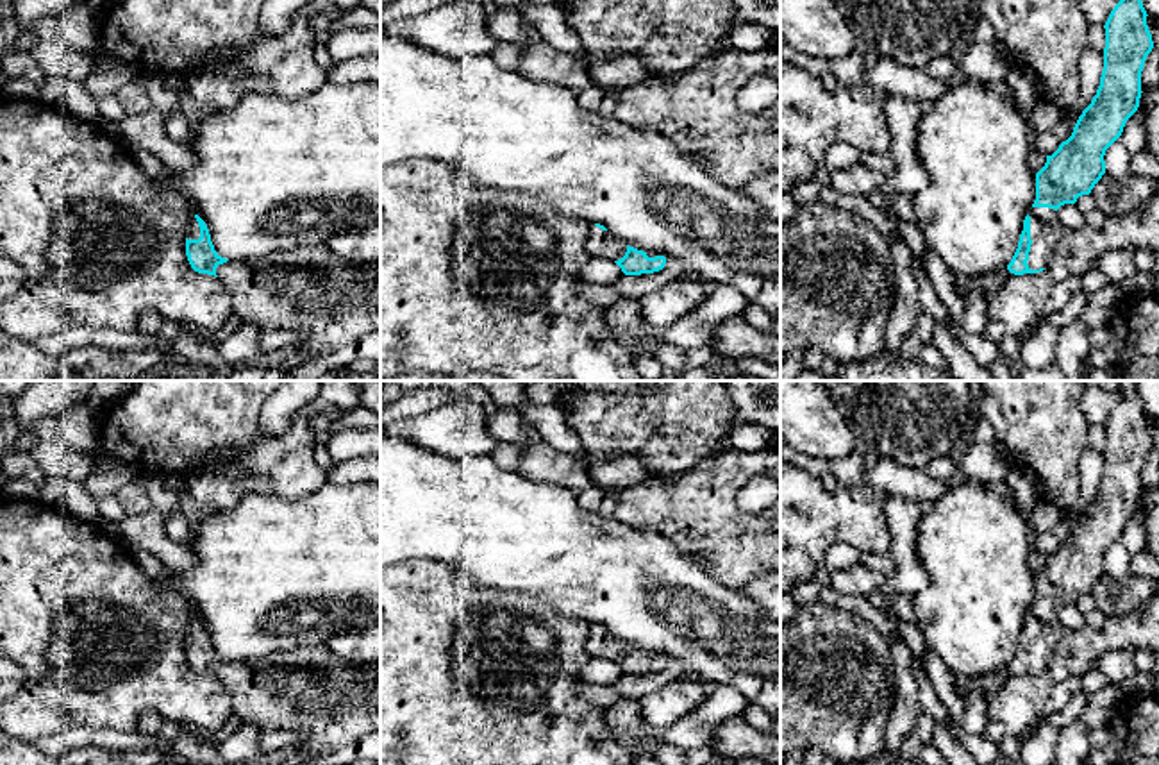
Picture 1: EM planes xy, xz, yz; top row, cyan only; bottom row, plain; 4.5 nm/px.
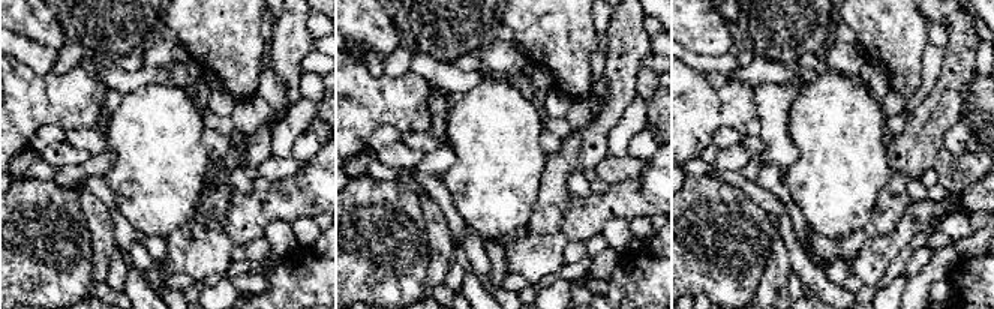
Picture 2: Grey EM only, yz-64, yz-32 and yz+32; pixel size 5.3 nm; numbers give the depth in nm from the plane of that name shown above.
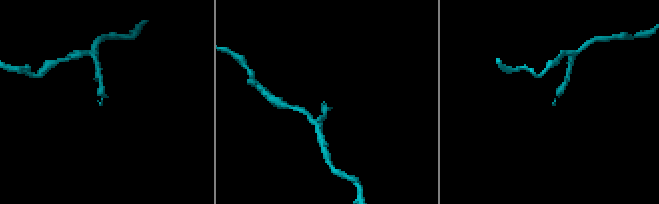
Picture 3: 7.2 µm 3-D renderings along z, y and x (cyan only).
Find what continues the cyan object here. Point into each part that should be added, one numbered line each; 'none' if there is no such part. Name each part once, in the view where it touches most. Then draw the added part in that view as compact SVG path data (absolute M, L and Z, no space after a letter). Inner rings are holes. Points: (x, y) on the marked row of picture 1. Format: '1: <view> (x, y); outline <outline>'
1: yz (1045, 229); outline M1030 207L1030 252L1029 252L1029 268L1039 270L1046 268L1064 227L1059 222L1059 214L1050 207Z

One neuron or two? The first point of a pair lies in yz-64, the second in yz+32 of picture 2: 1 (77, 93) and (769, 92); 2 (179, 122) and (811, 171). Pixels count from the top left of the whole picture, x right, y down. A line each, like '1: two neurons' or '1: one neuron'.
1: two neurons
2: one neuron

